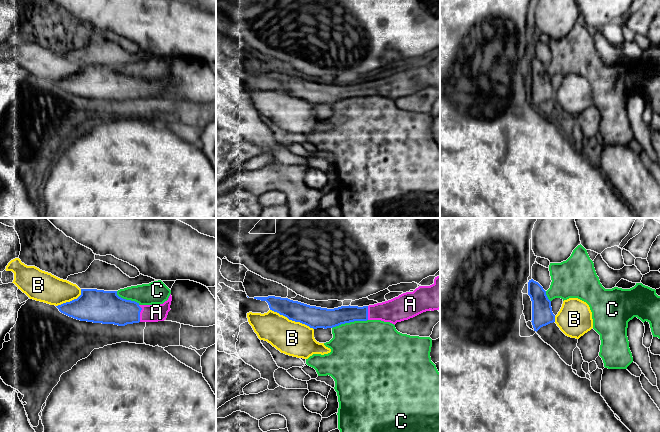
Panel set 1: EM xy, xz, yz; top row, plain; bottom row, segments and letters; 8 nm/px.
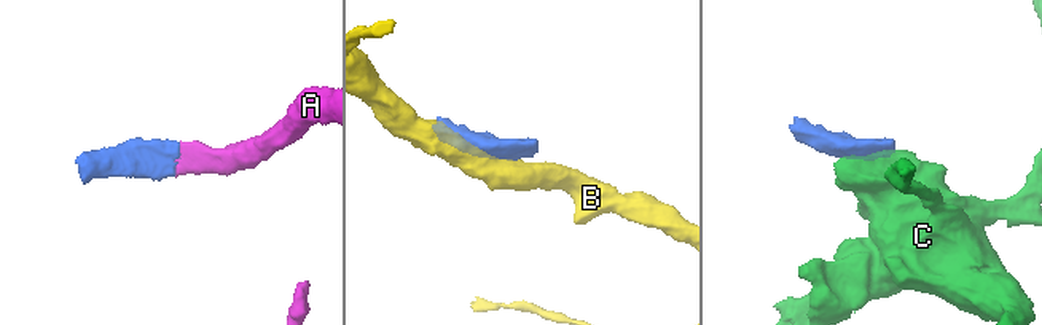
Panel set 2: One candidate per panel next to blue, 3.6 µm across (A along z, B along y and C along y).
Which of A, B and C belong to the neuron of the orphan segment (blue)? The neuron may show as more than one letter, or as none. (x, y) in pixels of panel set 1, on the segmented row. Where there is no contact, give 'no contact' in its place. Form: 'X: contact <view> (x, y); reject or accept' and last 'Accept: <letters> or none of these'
A: contact xy (139, 313); accept
B: contact xz (292, 320); reject
C: contact xz (349, 322); reject
Accept: A

